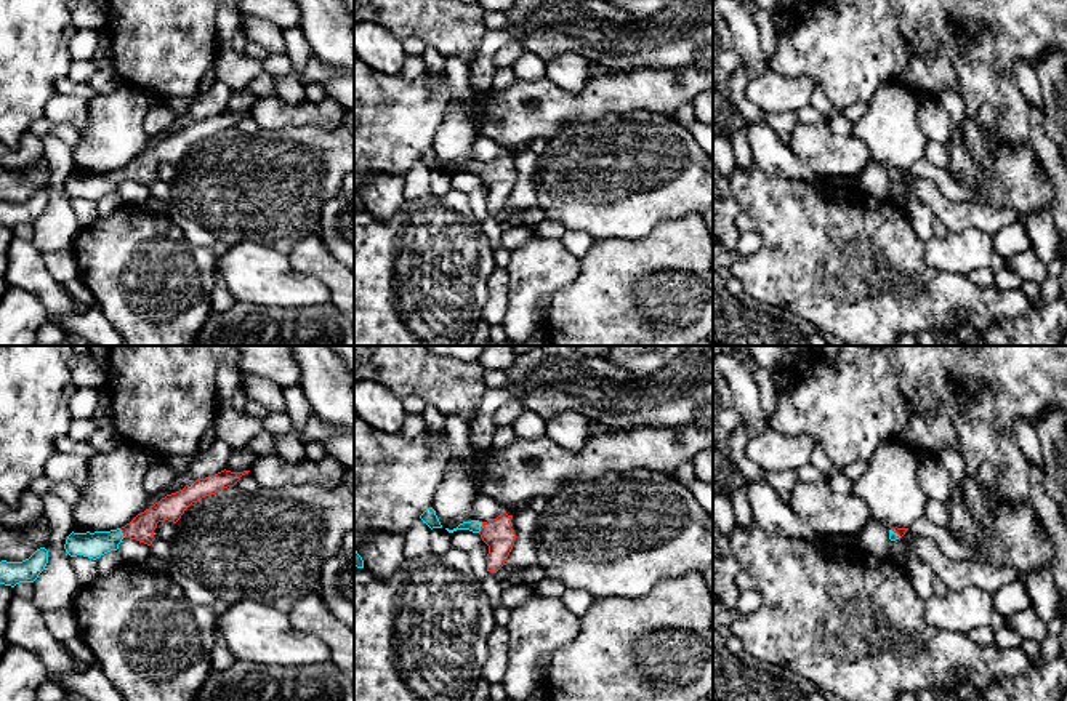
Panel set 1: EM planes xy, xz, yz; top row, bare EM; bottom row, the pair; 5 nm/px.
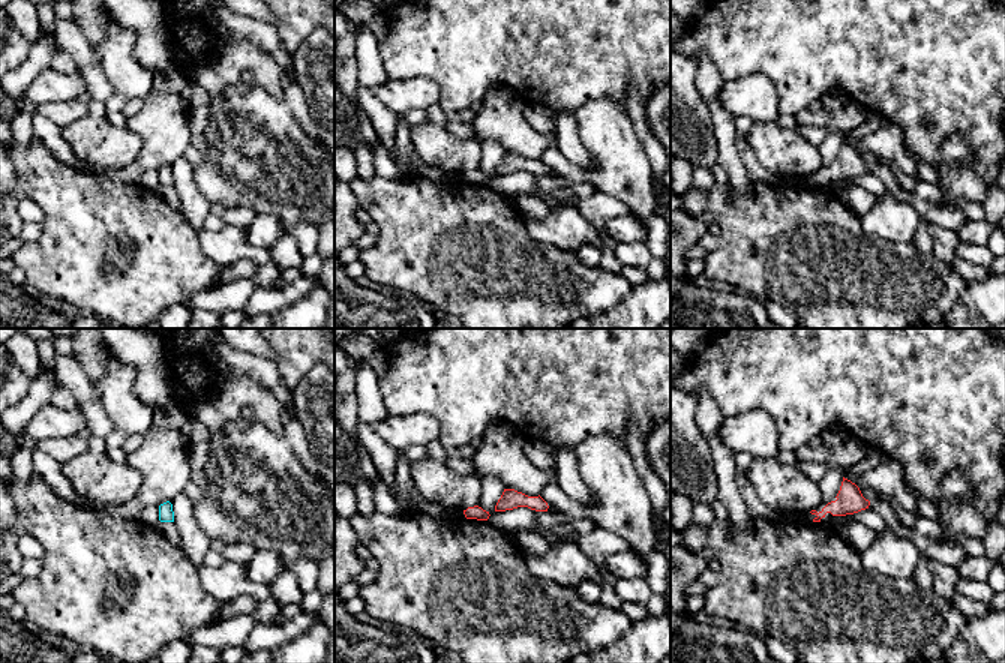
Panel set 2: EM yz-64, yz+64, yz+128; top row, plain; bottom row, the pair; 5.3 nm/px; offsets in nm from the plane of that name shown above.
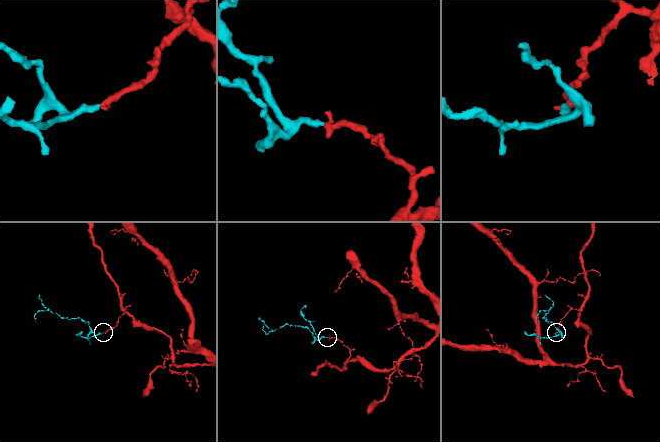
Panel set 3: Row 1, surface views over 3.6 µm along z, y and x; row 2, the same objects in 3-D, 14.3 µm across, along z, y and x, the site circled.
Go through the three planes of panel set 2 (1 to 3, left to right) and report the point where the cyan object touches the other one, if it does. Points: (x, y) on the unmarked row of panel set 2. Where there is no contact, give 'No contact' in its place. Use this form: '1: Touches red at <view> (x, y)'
1: No contact
2: No contact
3: No contact

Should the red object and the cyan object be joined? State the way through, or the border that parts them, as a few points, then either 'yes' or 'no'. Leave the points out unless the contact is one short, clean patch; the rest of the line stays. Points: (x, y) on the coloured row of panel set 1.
way xz (497, 533), (481, 527), (475, 525); yes

